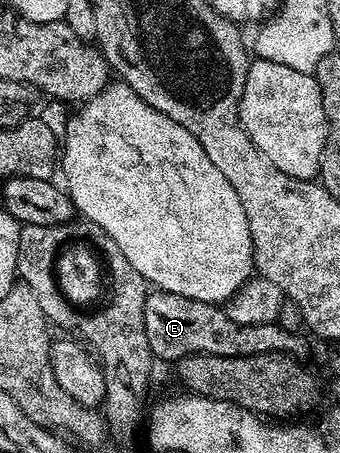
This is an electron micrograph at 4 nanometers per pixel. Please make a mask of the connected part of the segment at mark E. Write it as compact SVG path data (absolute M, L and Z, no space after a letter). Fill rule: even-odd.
M163 291L149 292L144 308L144 326L146 327L146 343L150 347L153 358L160 360L161 357L169 363L175 363L190 353L209 353L223 357L249 357L255 353L287 353L289 357L297 359L307 358L308 353L307 343L298 334L283 329L283 324L239 325L224 313L220 305L207 305L198 299L186 299L182 295Z

